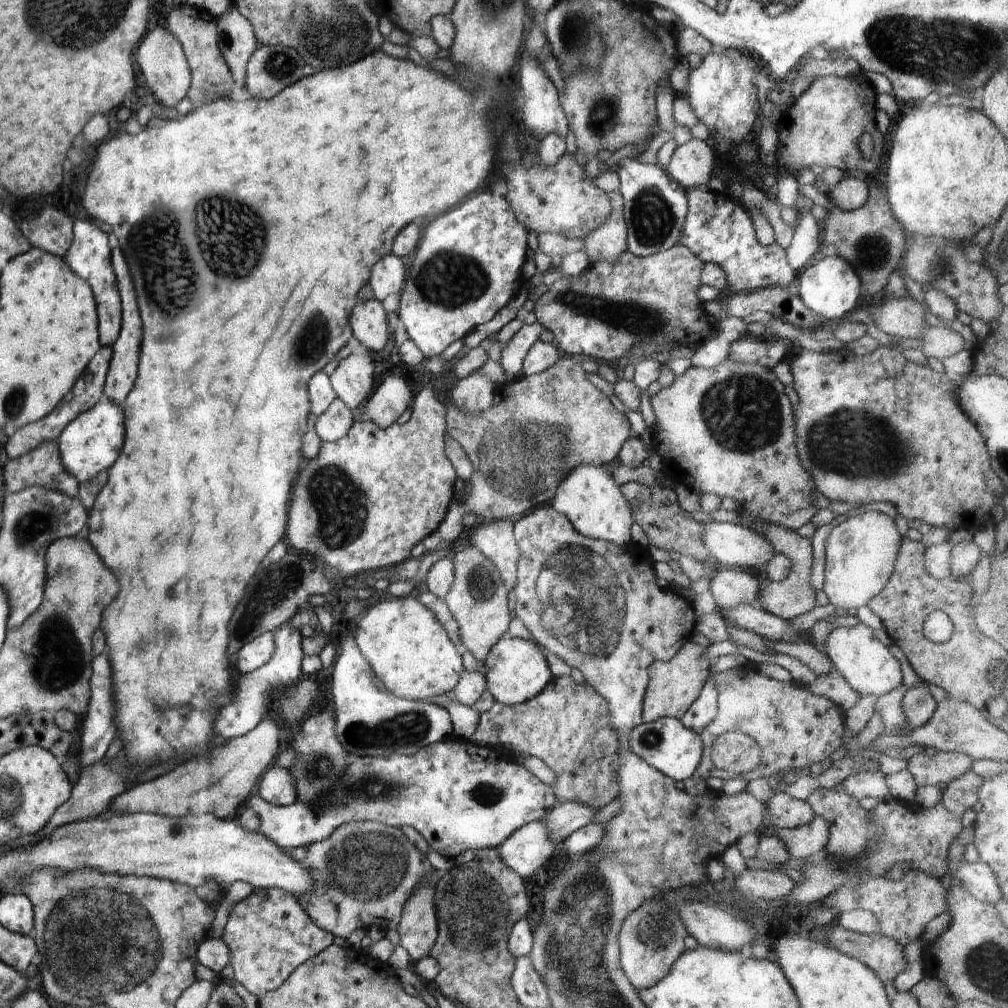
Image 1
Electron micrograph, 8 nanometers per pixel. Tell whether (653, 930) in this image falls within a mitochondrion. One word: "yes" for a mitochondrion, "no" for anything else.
yes

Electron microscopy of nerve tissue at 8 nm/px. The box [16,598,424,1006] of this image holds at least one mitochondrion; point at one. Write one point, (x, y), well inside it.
(85, 936)

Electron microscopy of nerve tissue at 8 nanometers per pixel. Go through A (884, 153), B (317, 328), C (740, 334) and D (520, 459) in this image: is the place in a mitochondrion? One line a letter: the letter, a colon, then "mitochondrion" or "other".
A: other
B: mitochondrion
C: other
D: mitochondrion

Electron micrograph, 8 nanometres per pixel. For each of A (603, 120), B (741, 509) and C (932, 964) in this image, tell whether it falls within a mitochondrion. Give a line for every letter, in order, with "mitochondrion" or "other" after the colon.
A: mitochondrion
B: other
C: other

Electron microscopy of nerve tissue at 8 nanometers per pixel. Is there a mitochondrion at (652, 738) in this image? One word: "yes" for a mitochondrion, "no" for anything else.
yes

